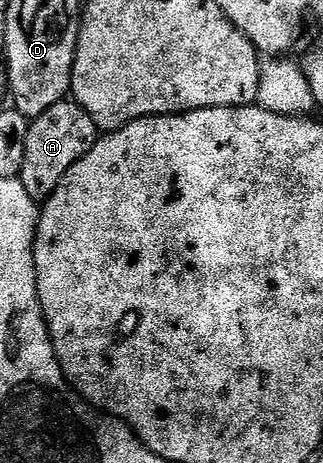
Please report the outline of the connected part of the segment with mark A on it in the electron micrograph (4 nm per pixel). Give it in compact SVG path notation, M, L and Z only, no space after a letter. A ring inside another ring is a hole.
M66 100L55 104L51 108L47 108L47 112L43 112L43 116L32 119L27 132L27 153L23 156L20 177L23 188L27 188L27 196L34 198L38 204L44 203L45 199L53 195L55 188L59 188L63 176L67 176L69 169L79 160L83 160L83 156L87 156L87 152L91 152L98 137L99 131L95 120L91 120L91 116L87 116L85 109L76 100Z

